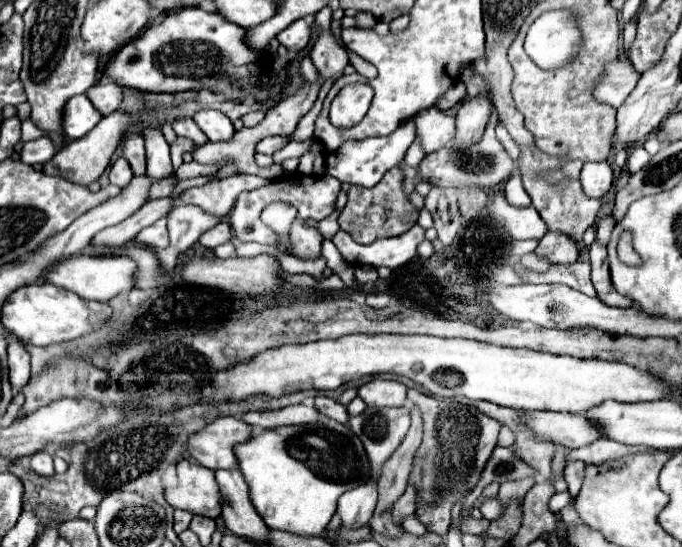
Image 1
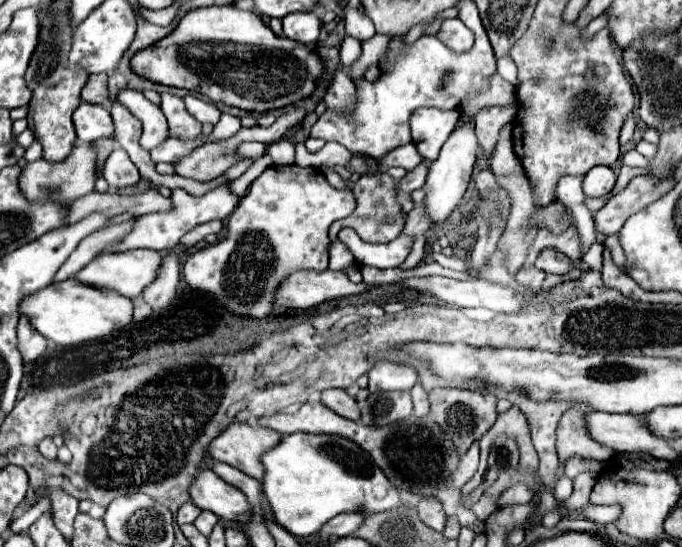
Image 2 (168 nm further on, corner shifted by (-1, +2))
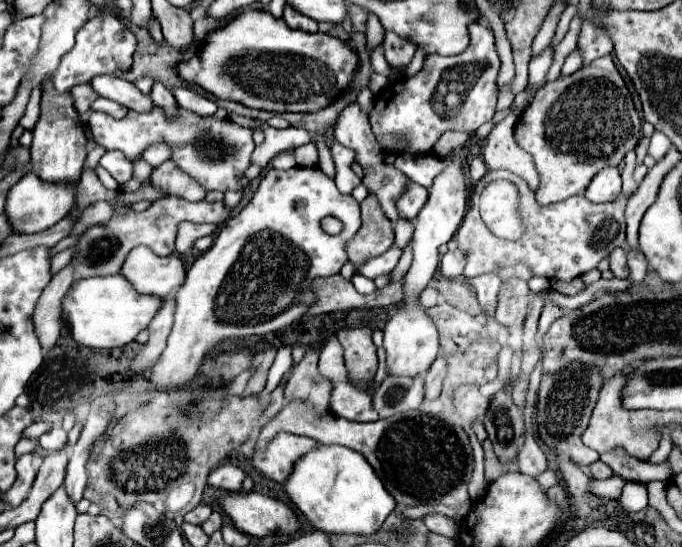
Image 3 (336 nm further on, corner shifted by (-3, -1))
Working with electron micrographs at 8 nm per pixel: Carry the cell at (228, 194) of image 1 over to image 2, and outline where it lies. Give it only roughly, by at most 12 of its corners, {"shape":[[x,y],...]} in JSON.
{"shape":[[228,185],[192,197],[174,189],[172,209],[136,217],[102,253],[170,251],[192,227],[224,221],[238,205]]}

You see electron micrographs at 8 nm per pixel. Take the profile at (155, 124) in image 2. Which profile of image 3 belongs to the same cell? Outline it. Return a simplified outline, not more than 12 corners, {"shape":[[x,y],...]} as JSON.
{"shape":[[100,76],[90,84],[100,96],[152,112],[152,98],[128,80]]}

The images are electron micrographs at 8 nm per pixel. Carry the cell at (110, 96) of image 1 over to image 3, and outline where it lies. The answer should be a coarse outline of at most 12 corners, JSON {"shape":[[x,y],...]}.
{"shape":[[90,84],[74,86],[74,106],[80,114],[88,112],[100,96]]}

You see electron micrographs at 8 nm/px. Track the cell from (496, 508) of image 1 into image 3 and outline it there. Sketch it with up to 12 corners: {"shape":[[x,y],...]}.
{"shape":[[554,470],[542,472],[536,480],[542,490],[560,482]]}

